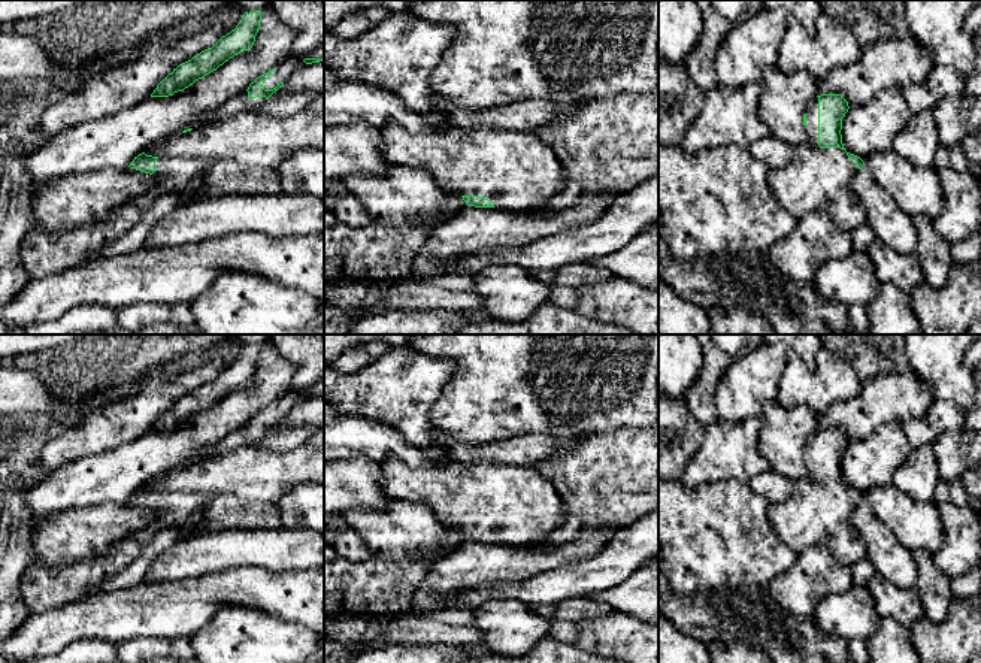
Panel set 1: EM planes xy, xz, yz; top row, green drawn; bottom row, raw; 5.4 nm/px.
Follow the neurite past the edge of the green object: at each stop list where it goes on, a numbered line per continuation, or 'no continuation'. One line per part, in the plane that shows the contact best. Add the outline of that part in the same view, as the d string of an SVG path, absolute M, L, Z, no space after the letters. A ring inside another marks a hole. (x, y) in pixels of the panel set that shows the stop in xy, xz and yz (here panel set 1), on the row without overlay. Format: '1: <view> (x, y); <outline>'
1: yz (816, 512); M818 432L805 448L808 473L794 481L791 494L782 503L769 506L769 521L797 555L823 545L841 564L853 567L868 555L865 541L851 523L859 503L844 484L818 481Z

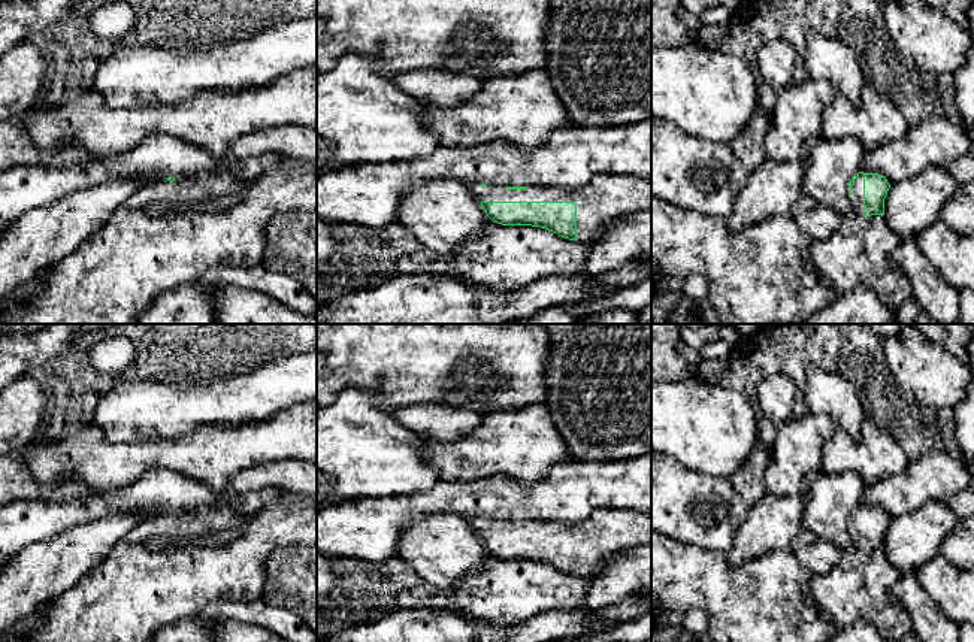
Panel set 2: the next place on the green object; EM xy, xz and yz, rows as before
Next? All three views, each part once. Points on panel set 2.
1: xz (605, 532); M596 509L578 524L466 520L480 536L575 536L577 575L589 578L611 554L651 543L651 514Z

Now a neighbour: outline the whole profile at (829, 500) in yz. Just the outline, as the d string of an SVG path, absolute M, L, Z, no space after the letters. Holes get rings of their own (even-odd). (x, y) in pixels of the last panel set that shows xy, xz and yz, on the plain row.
M849 470L840 475L811 472L804 503L804 527L817 539L828 540L843 551L850 549L853 540L849 517L860 506L865 487L856 472Z

